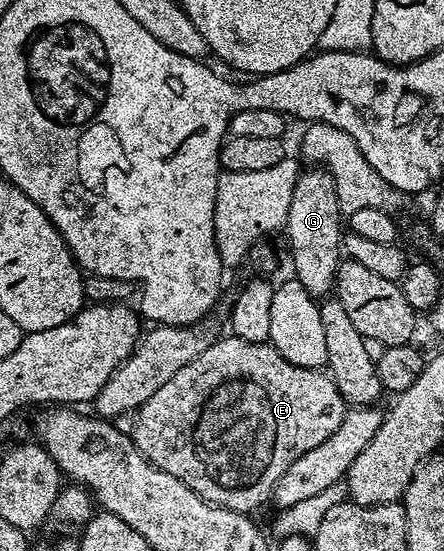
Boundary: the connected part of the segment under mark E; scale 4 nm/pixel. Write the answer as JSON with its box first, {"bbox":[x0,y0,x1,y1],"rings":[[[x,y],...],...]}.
{"bbox":[134,337,345,513],"rings":[[[234,337],[212,342],[177,377],[165,383],[134,412],[135,447],[157,469],[181,481],[207,503],[230,511],[255,513],[275,493],[279,478],[295,461],[337,433],[345,404],[330,374],[298,367],[271,346]]]}

